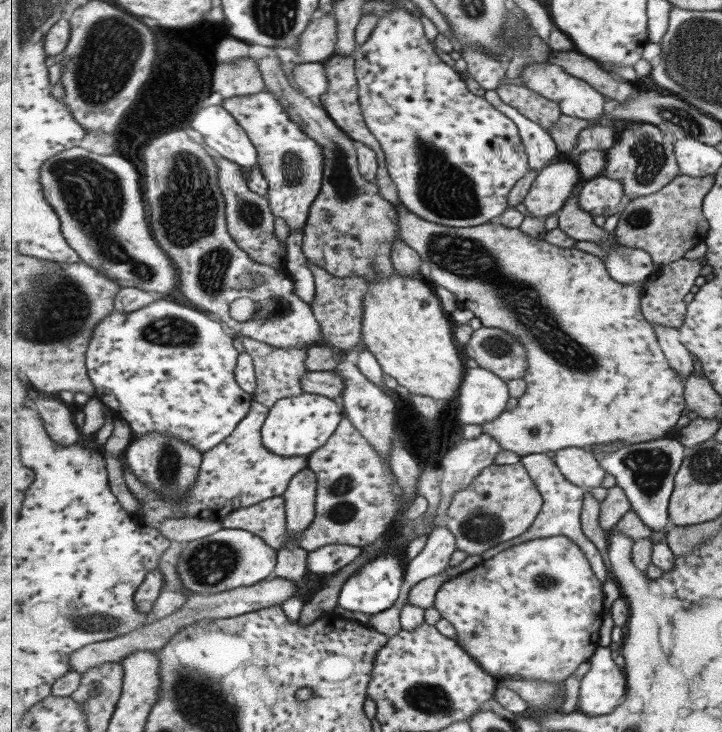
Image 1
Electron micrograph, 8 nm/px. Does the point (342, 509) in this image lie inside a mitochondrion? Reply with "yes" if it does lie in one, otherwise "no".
yes

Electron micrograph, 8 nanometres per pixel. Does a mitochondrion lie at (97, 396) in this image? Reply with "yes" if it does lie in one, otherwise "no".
no

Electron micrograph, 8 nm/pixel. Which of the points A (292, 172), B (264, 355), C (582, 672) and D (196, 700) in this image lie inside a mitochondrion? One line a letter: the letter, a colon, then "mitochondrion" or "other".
A: mitochondrion
B: other
C: other
D: mitochondrion

